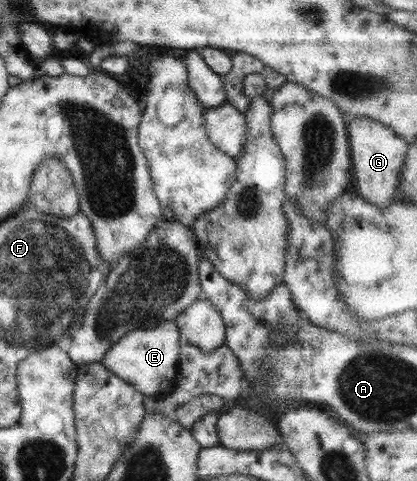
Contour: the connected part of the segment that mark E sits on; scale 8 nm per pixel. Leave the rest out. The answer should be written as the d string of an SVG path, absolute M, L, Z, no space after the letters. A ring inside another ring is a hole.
M166 320L148 329L134 329L110 347L101 361L110 372L133 385L142 395L152 398L174 391L179 369L179 355L182 337L174 320Z

